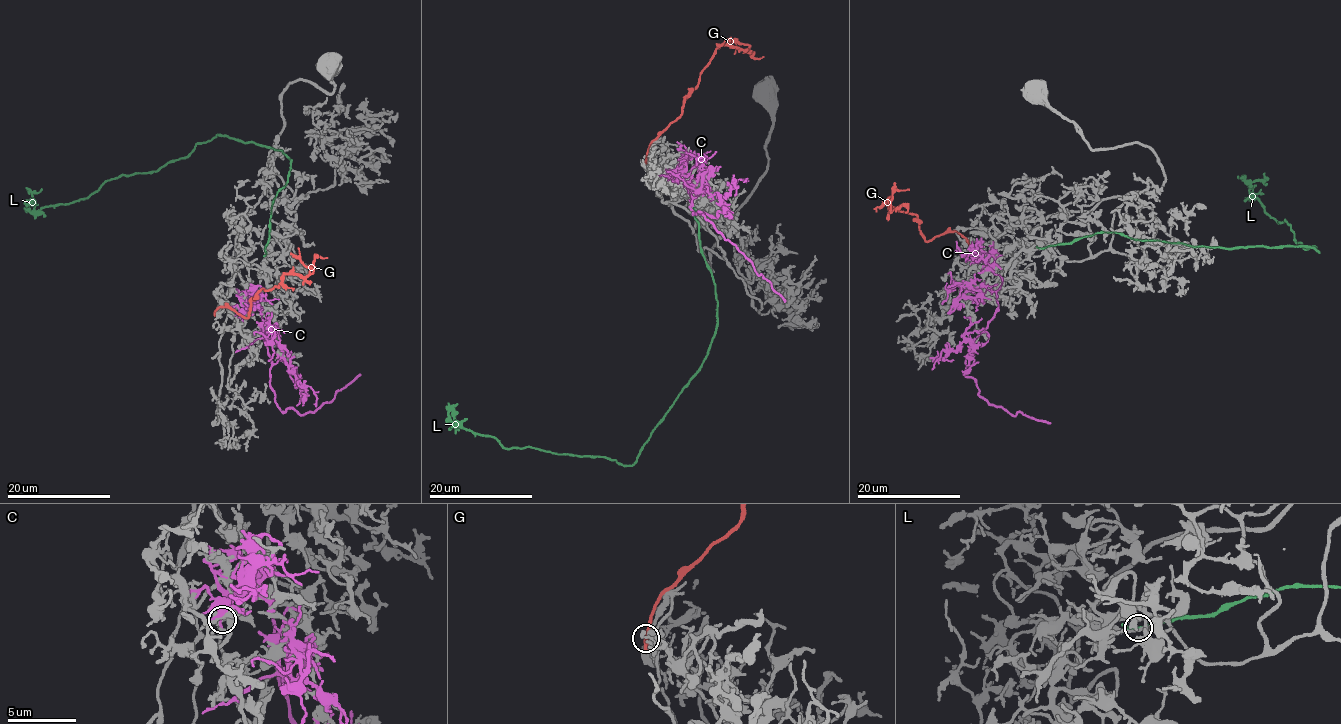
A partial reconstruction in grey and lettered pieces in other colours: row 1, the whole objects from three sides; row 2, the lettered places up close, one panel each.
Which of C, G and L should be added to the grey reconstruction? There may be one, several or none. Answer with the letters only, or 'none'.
none

